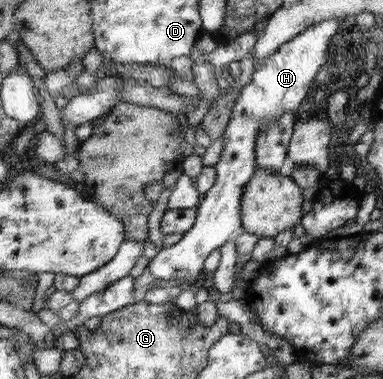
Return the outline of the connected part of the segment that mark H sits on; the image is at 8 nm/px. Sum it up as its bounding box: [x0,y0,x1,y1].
[147,19,342,283]

